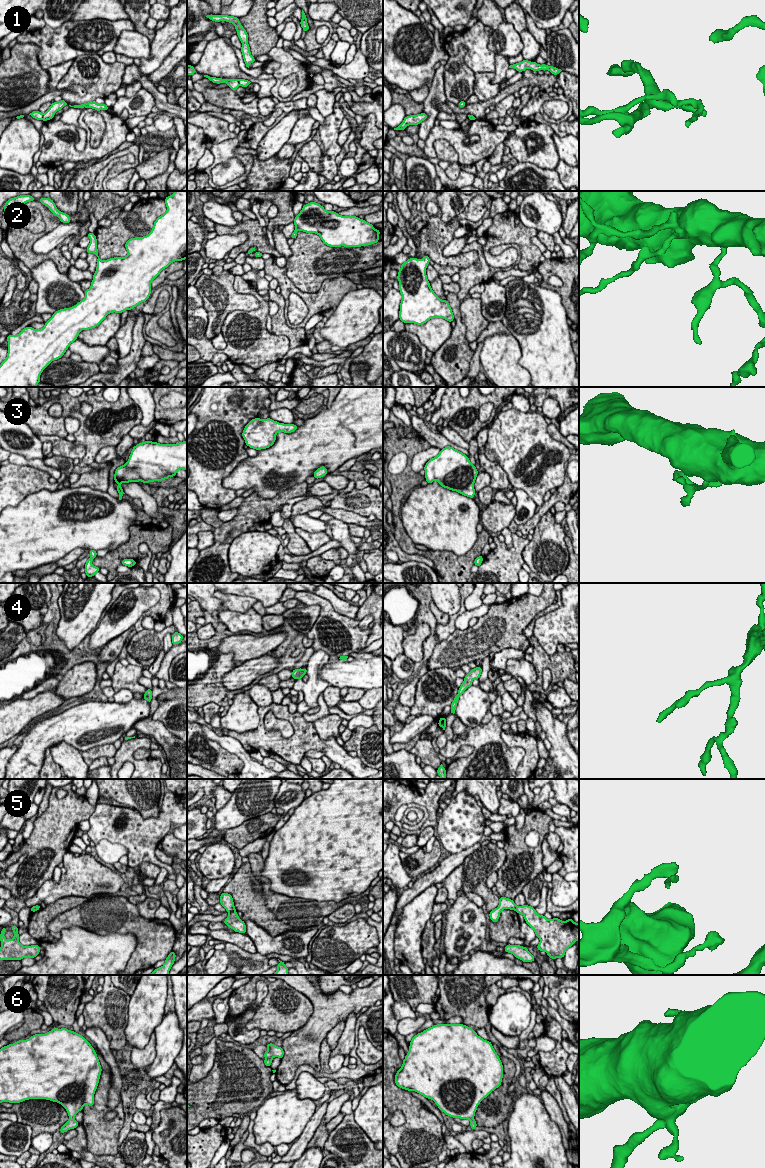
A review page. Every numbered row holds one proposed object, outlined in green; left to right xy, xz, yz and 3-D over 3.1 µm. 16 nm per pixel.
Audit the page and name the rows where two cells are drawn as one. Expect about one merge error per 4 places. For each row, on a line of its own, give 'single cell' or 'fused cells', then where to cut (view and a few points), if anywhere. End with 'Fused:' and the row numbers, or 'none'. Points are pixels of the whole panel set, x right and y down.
1: fused cells; cut xy (43, 114), (41, 119)
2: single cell; cut none
3: single cell; cut none
4: single cell; cut none
5: fused cells; cut xz (229, 911), (235, 912)
6: single cell; cut none
Fused: 1, 5

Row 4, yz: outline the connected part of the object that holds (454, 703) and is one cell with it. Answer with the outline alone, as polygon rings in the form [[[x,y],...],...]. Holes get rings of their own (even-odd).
[[[477,666],[476,668],[471,669],[471,671],[465,675],[464,681],[461,684],[461,686],[459,687],[458,694],[454,697],[454,700],[452,701],[452,704],[450,705],[451,706],[451,710],[450,710],[451,713],[453,713],[453,714],[455,713],[459,697],[464,693],[464,691],[468,687],[472,686],[472,681],[474,679],[479,679],[481,673],[482,673],[482,667]]]

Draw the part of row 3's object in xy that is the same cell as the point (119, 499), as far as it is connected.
[[[145,441],[132,448],[131,454],[124,465],[115,470],[114,481],[119,485],[118,501],[122,501],[121,483],[160,482],[169,477],[175,477],[178,470],[187,470],[187,442],[176,444],[160,444]]]

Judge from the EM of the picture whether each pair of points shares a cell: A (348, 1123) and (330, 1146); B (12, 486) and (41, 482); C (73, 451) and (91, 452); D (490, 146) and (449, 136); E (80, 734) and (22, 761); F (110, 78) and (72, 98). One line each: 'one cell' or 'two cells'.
A: one cell
B: one cell
C: two cells
D: one cell
E: one cell
F: one cell

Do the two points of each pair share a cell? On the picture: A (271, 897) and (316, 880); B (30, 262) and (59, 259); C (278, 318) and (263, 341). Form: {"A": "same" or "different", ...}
{"A": "different", "B": "same", "C": "different"}

